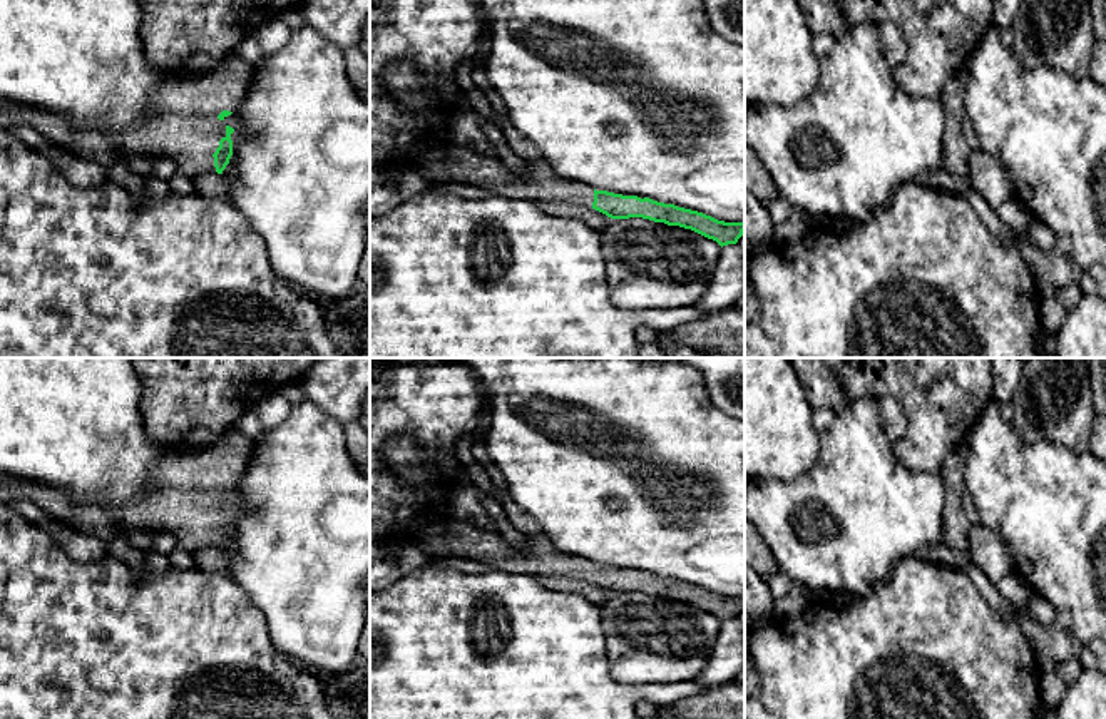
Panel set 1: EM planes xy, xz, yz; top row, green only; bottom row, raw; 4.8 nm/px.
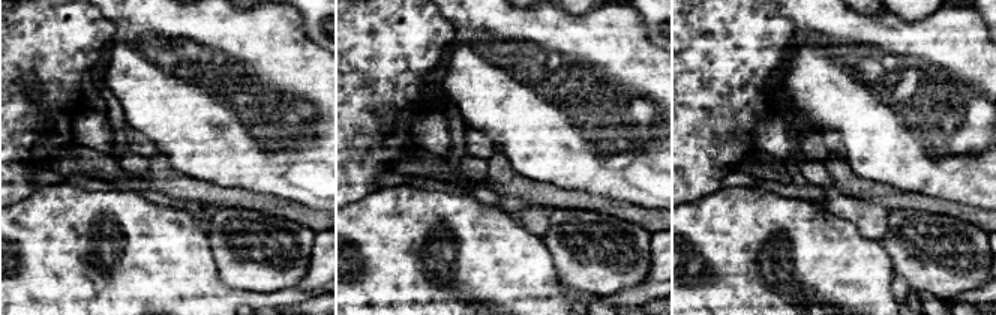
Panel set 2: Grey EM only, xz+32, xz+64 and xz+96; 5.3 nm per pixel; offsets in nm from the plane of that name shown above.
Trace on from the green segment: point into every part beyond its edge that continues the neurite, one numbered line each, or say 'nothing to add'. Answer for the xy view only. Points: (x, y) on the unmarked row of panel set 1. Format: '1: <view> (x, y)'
1: xy (181, 500)

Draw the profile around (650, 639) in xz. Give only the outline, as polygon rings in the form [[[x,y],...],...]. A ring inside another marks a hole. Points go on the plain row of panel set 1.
[[[629,592],[601,605],[601,624],[612,679],[643,686],[694,682],[721,620],[691,604]]]

